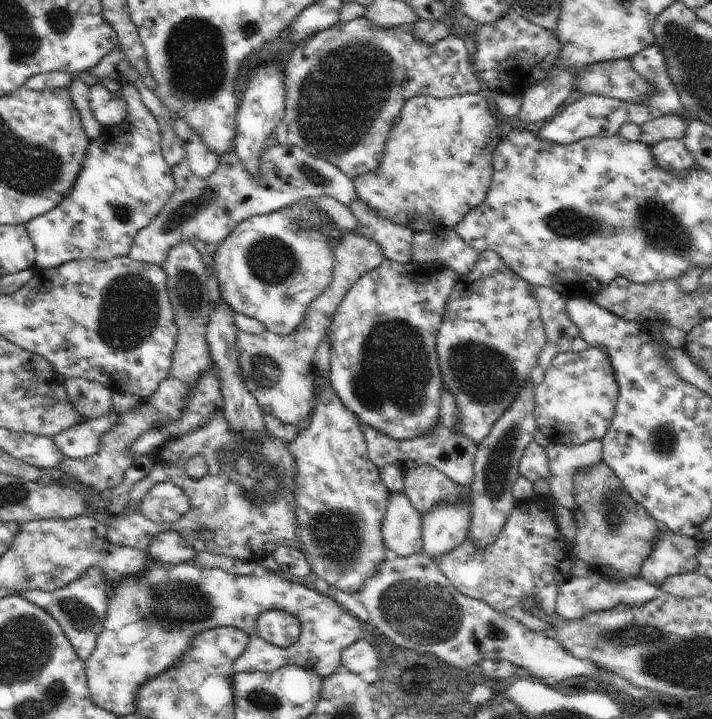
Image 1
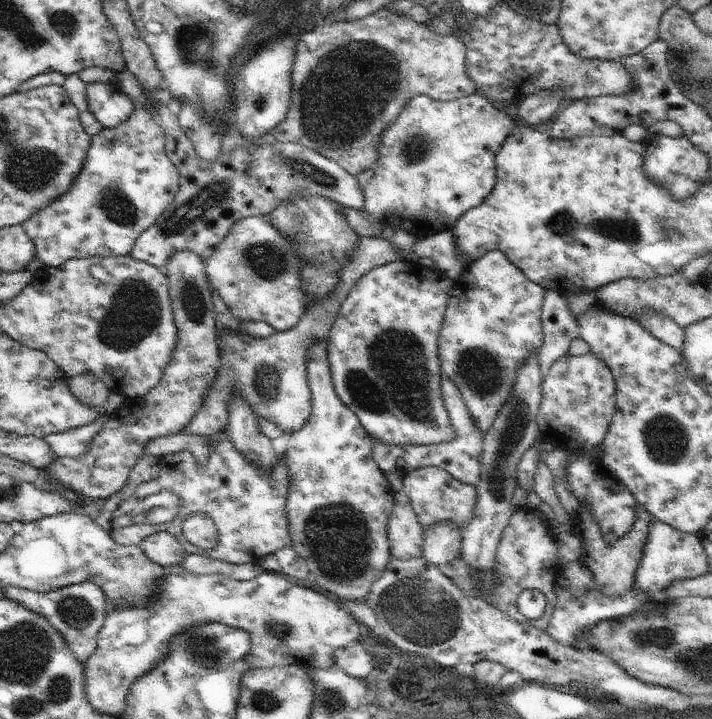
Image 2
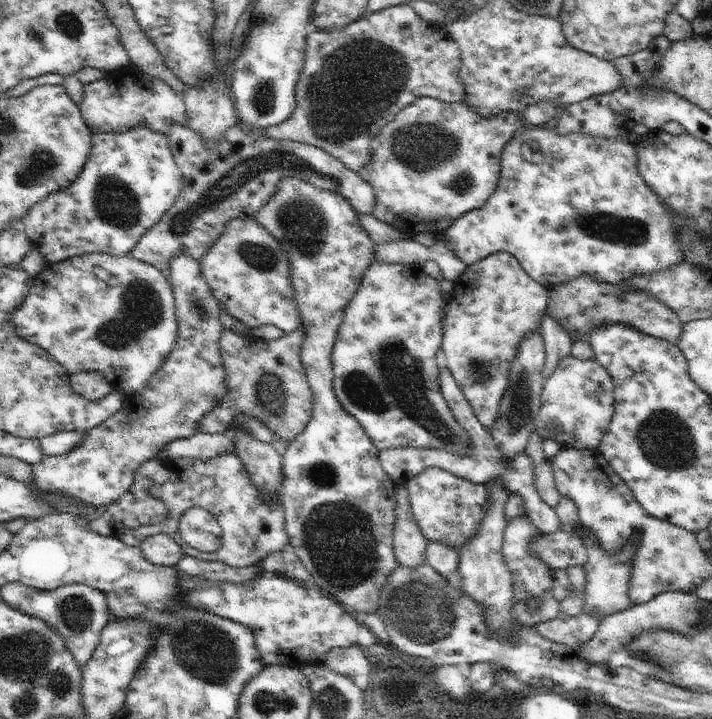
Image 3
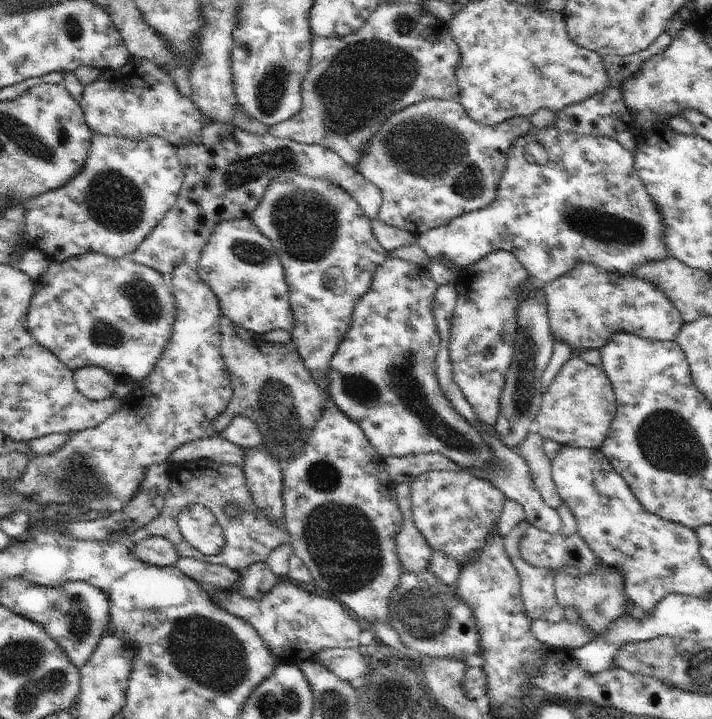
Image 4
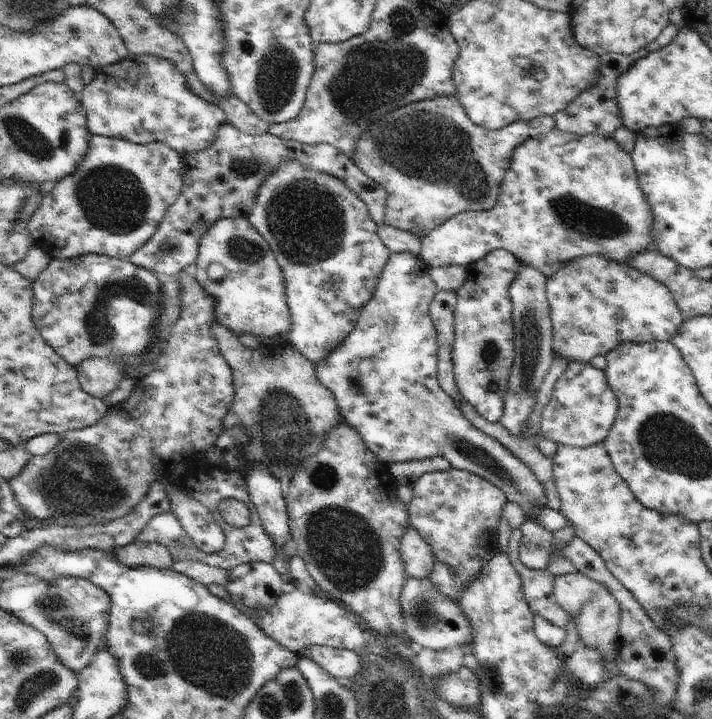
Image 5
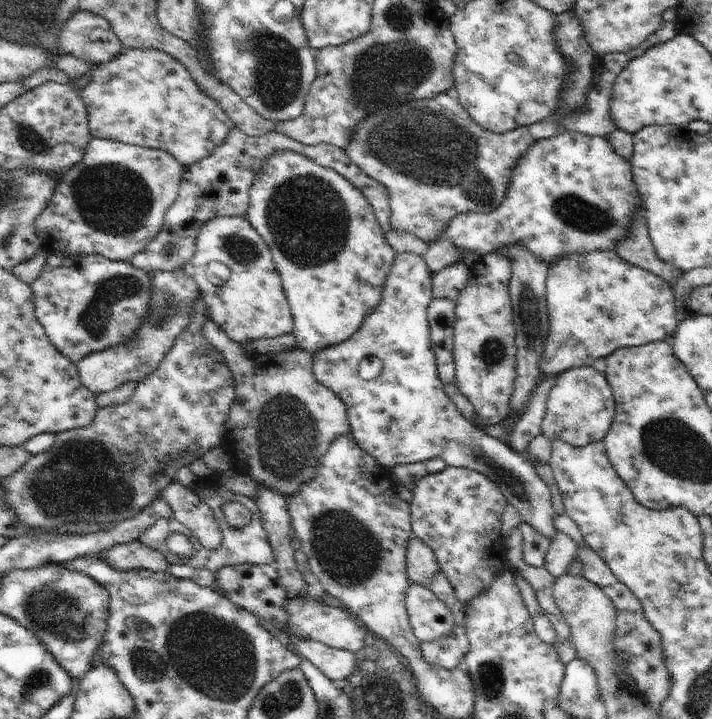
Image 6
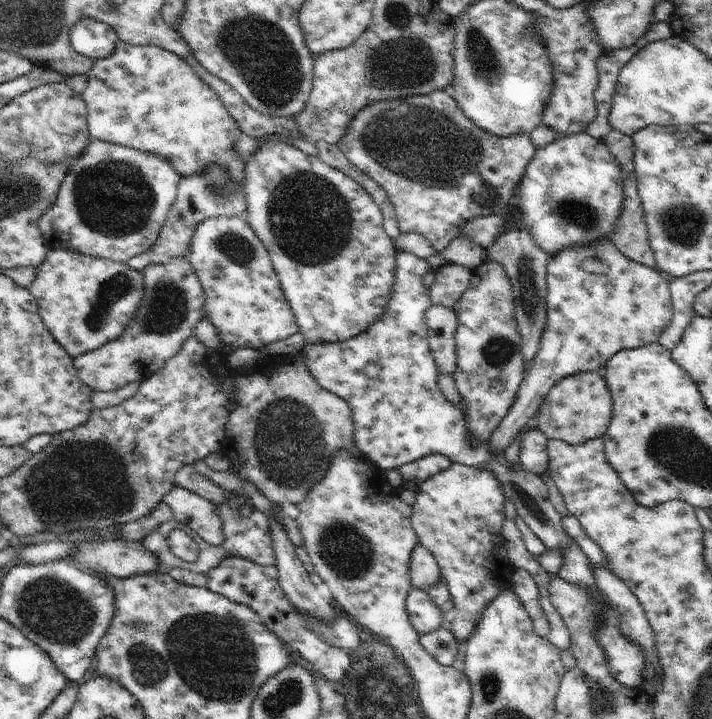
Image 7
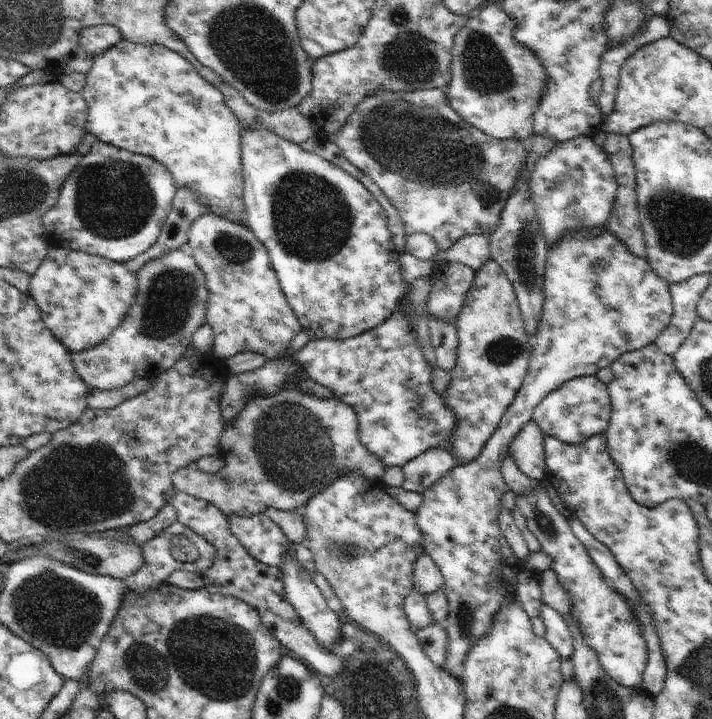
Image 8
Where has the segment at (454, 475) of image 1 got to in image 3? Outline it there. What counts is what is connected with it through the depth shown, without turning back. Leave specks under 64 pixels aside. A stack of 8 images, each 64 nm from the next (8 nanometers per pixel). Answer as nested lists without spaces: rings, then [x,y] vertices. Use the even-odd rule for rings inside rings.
[[[447,366],[439,367],[439,387],[450,410],[456,414],[456,418],[464,427],[464,430],[469,432],[470,448],[468,448],[468,456],[457,457],[440,449],[401,448],[391,451],[380,451],[378,458],[382,468],[395,482],[396,486],[405,485],[412,477],[418,476],[418,473],[421,473],[425,468],[438,467],[472,481],[472,483],[486,484],[493,482],[499,484],[509,492],[510,496],[520,496],[525,506],[525,515],[537,526],[540,533],[548,534],[560,530],[561,520],[556,509],[550,508],[536,492],[533,460],[525,452],[513,457],[503,454],[492,435],[483,427],[474,414],[472,406],[470,406]]]

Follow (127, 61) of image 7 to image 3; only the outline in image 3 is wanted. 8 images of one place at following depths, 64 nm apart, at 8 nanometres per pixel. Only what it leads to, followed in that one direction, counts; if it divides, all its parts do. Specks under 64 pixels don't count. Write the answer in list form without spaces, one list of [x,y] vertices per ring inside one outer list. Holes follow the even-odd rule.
[[[132,64],[105,73],[100,80],[87,84],[79,107],[84,122],[94,133],[125,133],[143,125],[153,133],[168,136],[171,125],[179,124],[187,128],[189,118],[182,95],[170,88],[165,80],[153,79]]]

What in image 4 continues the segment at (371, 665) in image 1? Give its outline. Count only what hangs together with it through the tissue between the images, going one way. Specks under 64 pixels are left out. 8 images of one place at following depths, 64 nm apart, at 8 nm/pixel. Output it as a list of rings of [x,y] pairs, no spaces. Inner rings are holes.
[[[325,648],[316,653],[315,660],[343,681],[352,680],[356,676],[368,676],[366,668],[368,659],[360,655],[358,650]]]

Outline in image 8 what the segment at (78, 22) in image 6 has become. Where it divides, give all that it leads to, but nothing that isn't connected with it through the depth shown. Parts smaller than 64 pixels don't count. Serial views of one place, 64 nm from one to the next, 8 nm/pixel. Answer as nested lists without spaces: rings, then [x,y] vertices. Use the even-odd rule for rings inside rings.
[[[116,25],[84,27],[79,33],[80,46],[93,58],[116,46],[123,39],[122,31]]]

